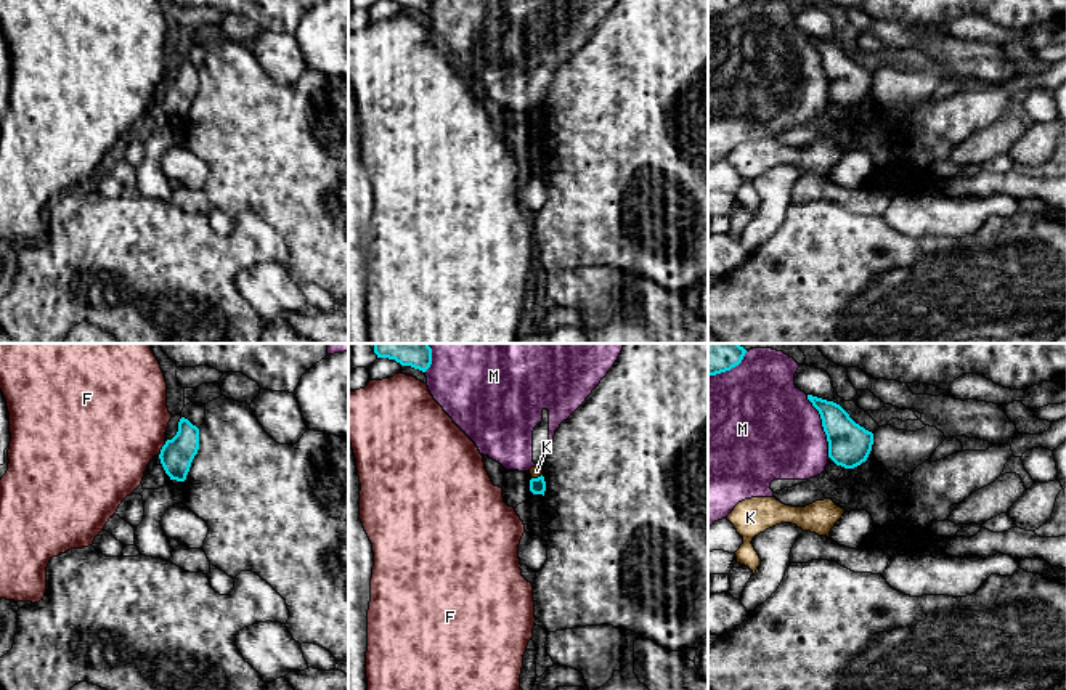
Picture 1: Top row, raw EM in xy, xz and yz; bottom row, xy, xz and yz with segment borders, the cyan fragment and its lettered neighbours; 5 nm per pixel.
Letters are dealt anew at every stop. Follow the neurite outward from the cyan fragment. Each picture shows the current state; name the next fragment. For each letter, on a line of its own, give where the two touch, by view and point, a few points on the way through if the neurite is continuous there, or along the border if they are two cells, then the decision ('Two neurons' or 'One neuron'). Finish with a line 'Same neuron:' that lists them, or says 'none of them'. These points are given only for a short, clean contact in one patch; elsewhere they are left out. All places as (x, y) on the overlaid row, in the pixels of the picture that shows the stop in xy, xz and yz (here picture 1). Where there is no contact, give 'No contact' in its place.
F: Touches cyan at xy (162, 448). Two neurons
K: Touches cyan at xz (538, 477). Boundary: xz (541, 474), (532, 478). Two neurons
M: Touches cyan at yz (822, 426). Two neurons
Same neuron: none of them

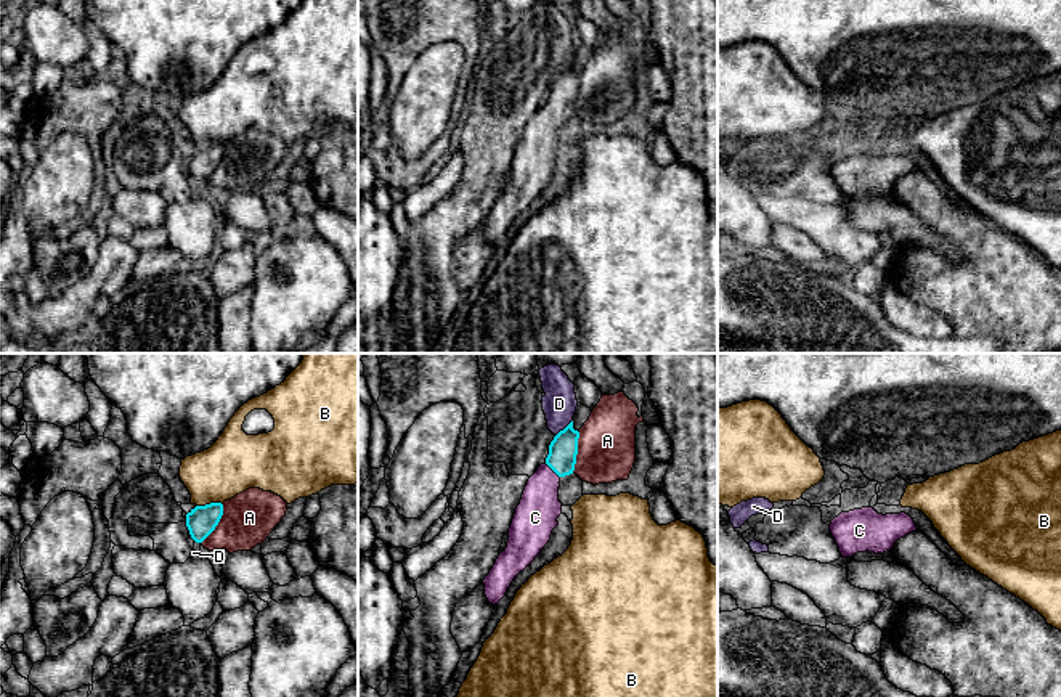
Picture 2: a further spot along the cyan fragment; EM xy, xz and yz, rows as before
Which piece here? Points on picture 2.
A: Touches cyan at xz (577, 453). Two neurons
B: Touches cyan at xy (211, 503). Two neurons
C: Touches cyan at xz (552, 469). Path across: xz (562, 452), (560, 461), (552, 469), (541, 489), (536, 514). One neuron
D: Touches cyan at xz (565, 427). Boundary: xz (572, 419), (556, 436). Two neurons
Same neuron: C

